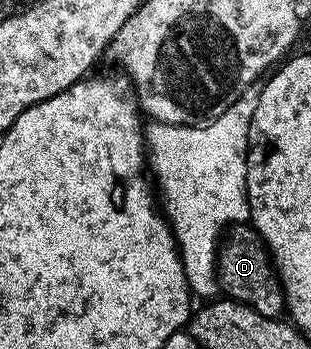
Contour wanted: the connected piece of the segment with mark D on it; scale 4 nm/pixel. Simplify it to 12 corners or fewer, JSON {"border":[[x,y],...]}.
{"border":[[250,225],[225,232],[218,282],[236,303],[279,318],[286,296]]}

